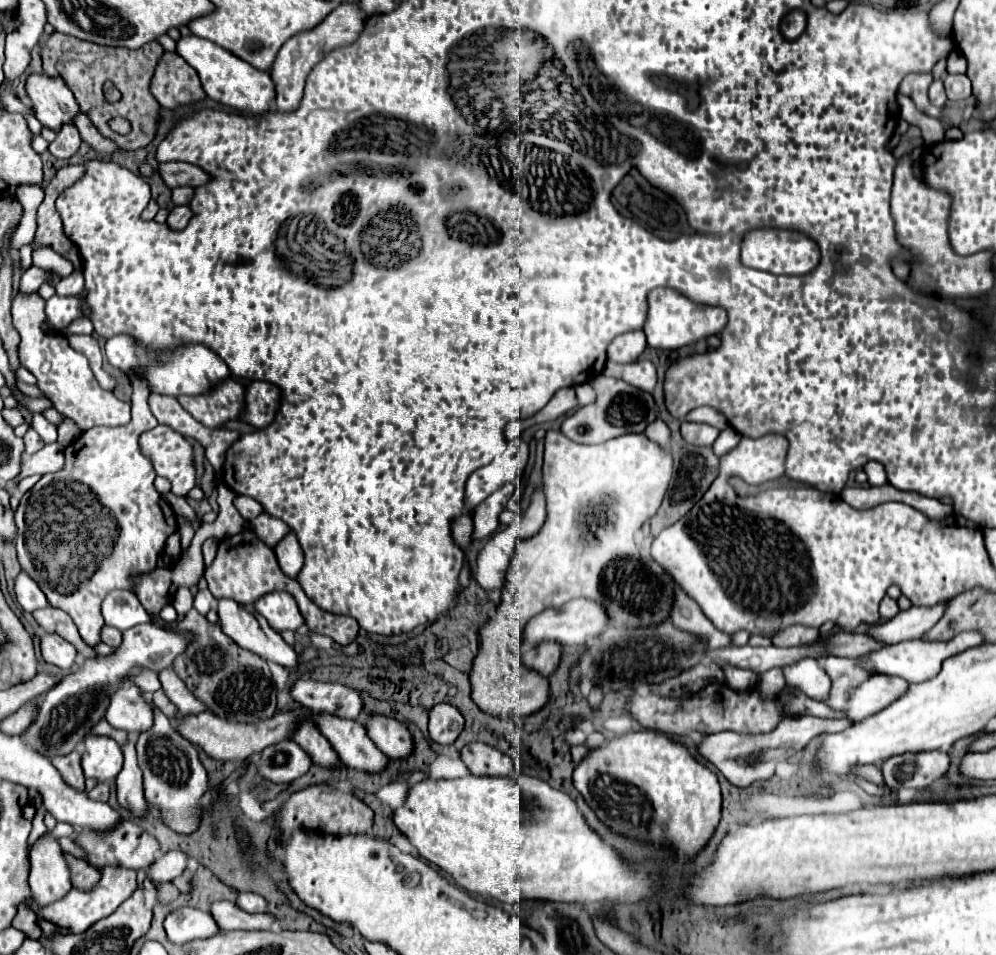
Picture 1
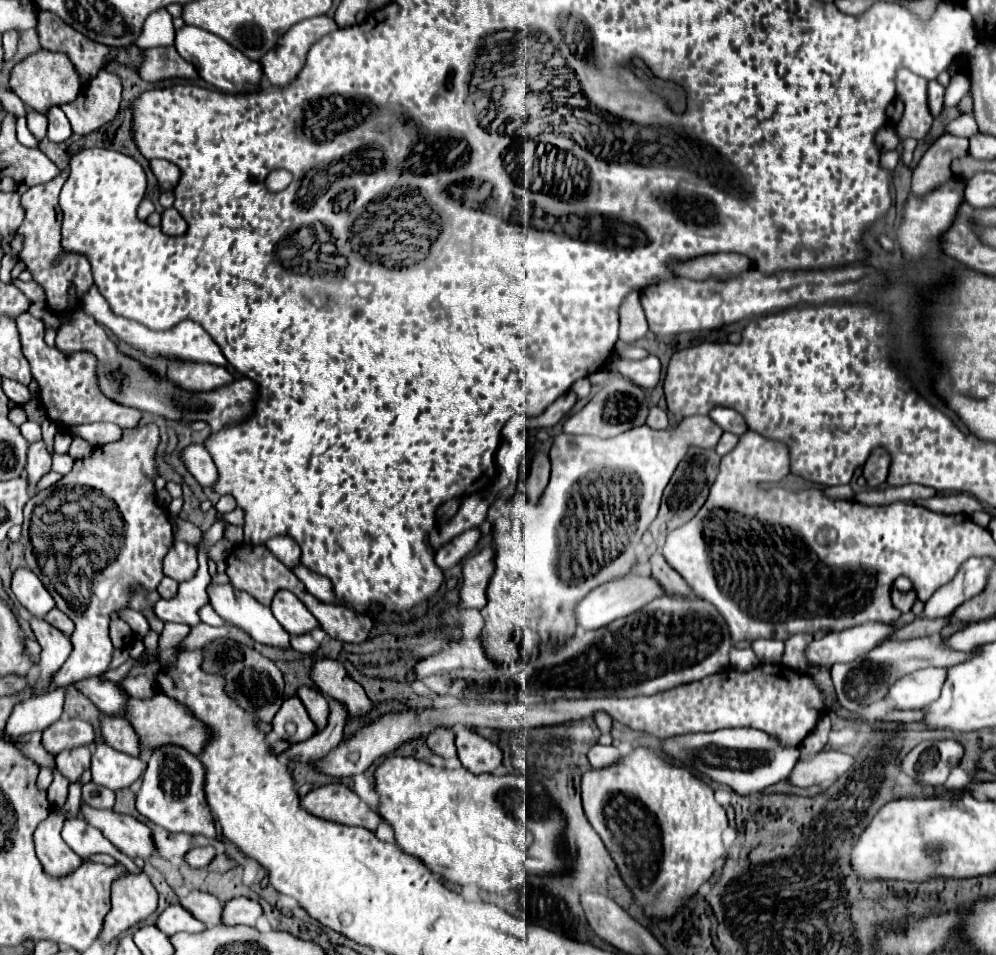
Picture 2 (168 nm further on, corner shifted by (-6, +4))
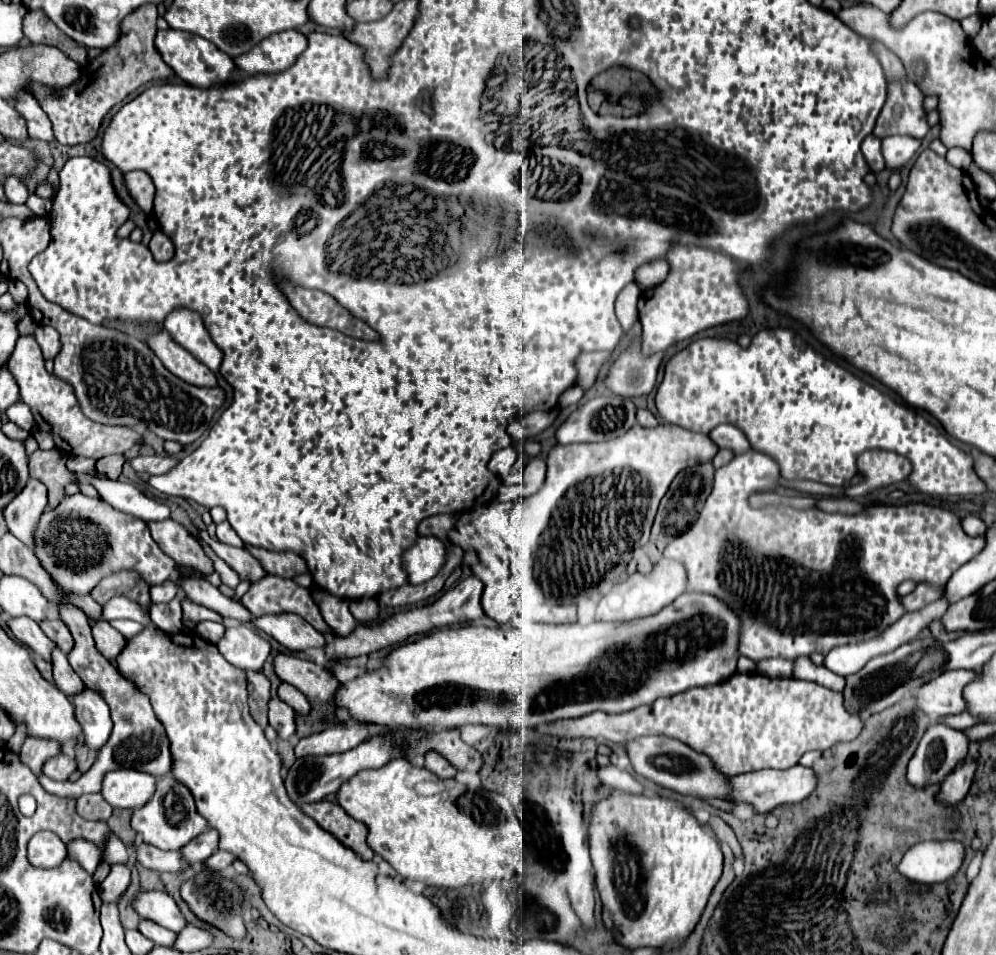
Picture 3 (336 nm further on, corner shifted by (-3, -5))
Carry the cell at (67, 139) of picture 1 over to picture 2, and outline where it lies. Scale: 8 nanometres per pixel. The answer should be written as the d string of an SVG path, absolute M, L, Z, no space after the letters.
M52 106L46 112L46 118L48 118L48 138L52 142L64 142L72 136L72 128L68 124L68 118L58 106Z

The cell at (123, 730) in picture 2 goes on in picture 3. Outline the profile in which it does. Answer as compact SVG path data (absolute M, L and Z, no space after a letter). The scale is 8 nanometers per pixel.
M87 689L81 697L75 697L75 717L83 729L85 745L99 751L111 737L113 723L109 717L109 707L99 693Z

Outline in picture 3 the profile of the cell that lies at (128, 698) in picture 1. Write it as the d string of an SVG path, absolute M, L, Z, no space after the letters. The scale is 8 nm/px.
M61 649L53 651L51 665L53 665L53 681L55 681L57 689L63 691L69 699L73 699L75 695L79 695L87 689L83 685L83 681L77 677L77 673L71 669L71 665L69 665L69 661Z

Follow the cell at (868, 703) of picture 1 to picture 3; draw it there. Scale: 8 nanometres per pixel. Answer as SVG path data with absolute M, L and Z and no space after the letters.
M945 671L939 677L921 685L915 695L917 709L923 711L929 719L939 719L943 715L957 715L965 707L961 701L961 689L977 677L975 671Z

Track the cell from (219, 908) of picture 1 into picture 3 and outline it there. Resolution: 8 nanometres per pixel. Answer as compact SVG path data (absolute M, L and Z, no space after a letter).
M143 891L135 899L133 907L143 919L151 919L151 921L155 921L167 929L181 931L187 927L187 919L179 911L179 905L165 891Z

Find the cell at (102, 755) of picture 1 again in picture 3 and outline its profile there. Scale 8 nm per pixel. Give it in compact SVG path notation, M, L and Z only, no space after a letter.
M135 769L109 771L103 777L101 795L111 807L137 809L149 801L155 789L155 777Z

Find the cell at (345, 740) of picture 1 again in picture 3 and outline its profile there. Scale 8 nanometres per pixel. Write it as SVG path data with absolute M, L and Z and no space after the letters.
M281 683L281 687L279 687L279 697L281 697L287 705L291 705L291 707L295 709L295 713L299 713L299 715L309 715L309 713L311 713L311 703L307 701L307 697L305 697L297 687L293 687L293 685L289 685L289 683Z

